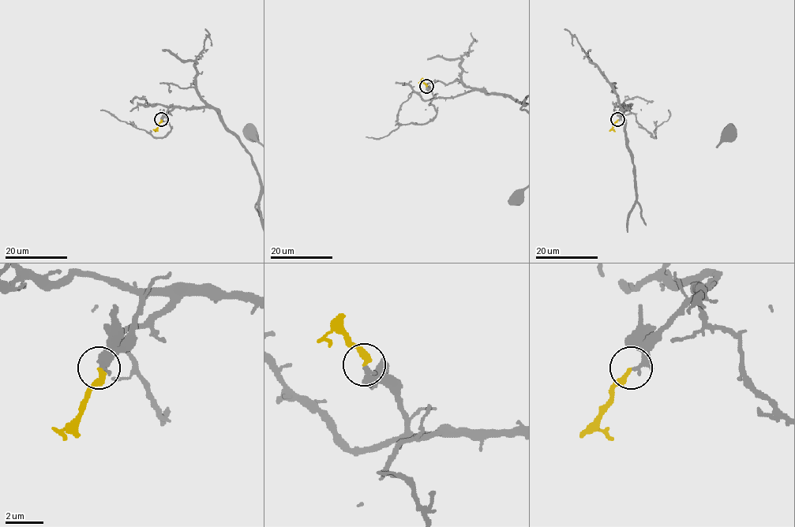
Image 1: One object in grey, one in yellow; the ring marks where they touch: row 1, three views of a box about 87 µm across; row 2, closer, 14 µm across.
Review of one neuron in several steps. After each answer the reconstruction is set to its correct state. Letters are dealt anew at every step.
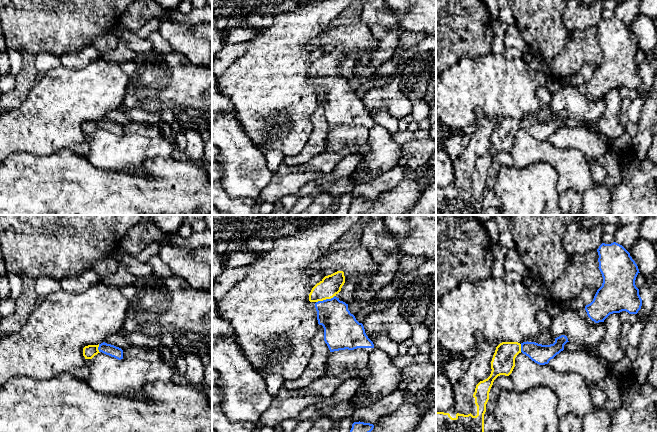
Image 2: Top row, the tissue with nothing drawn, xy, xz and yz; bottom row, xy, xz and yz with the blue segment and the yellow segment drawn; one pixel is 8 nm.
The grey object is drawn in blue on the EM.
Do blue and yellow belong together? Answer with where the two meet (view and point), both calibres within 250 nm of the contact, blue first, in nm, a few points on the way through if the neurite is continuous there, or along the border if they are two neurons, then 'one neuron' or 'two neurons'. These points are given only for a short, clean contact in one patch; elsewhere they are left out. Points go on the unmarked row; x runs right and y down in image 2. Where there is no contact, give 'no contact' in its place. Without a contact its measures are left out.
contact xz (326, 75); calibres 280 and 160 nm; way xz (340, 102), (328, 83), (326, 75), (326, 66), (330, 61); one neuron

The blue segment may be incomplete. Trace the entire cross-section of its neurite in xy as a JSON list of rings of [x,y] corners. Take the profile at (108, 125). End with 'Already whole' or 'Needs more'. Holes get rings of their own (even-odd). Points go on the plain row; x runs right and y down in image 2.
[[[105,118],[98,121],[88,121],[83,124],[83,132],[85,135],[92,135],[98,129],[104,129],[118,136],[123,135],[123,126]]]. Needs more

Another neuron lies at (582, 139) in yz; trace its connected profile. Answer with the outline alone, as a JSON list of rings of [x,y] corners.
[[[563,126],[548,140],[556,147],[575,148],[590,158],[598,158],[612,151],[611,140],[603,141],[595,132],[576,126]]]

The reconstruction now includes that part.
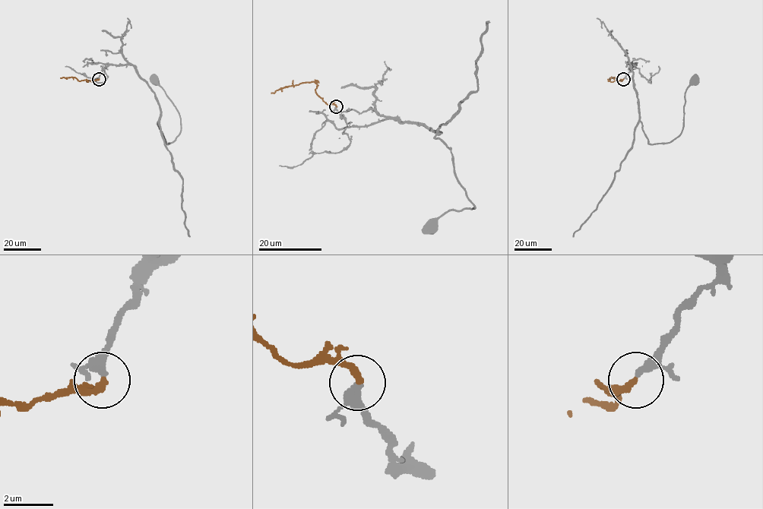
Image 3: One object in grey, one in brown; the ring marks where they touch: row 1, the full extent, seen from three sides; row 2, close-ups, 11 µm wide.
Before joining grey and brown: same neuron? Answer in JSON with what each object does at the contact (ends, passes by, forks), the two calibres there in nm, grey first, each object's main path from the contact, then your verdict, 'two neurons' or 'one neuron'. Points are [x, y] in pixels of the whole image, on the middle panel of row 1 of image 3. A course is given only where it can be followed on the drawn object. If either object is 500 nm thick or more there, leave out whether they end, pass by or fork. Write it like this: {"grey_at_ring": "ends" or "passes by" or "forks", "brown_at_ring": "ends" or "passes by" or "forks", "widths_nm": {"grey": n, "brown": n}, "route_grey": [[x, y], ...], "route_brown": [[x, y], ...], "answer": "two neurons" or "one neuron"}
{"grey_at_ring": "passes by", "brown_at_ring": "ends", "widths_nm": {"grey": 280, "brown": 280}, "route_grey": [[336, 106], [348, 126], [391, 118], [440, 133], [474, 205], [448, 210], [430, 227]], "route_brown": [[336, 106], [326, 103], [319, 96], [314, 81], [286, 86], [270, 93]], "answer": "one neuron"}

